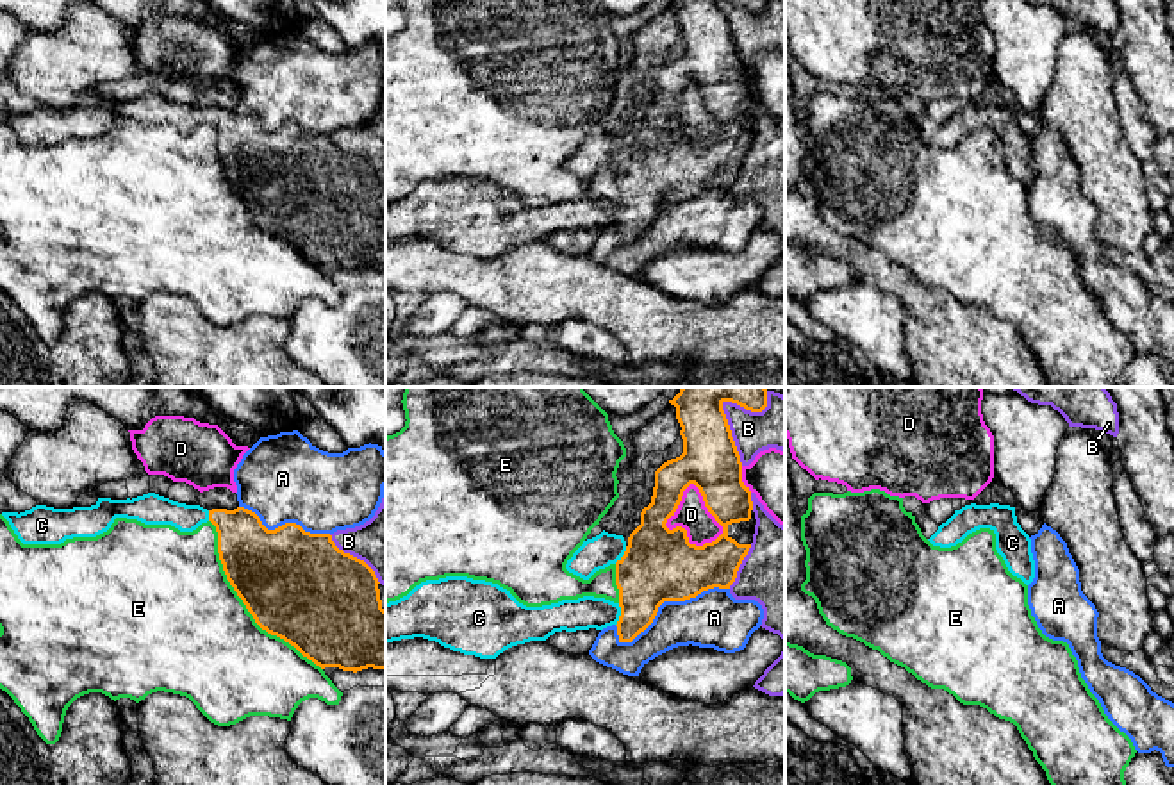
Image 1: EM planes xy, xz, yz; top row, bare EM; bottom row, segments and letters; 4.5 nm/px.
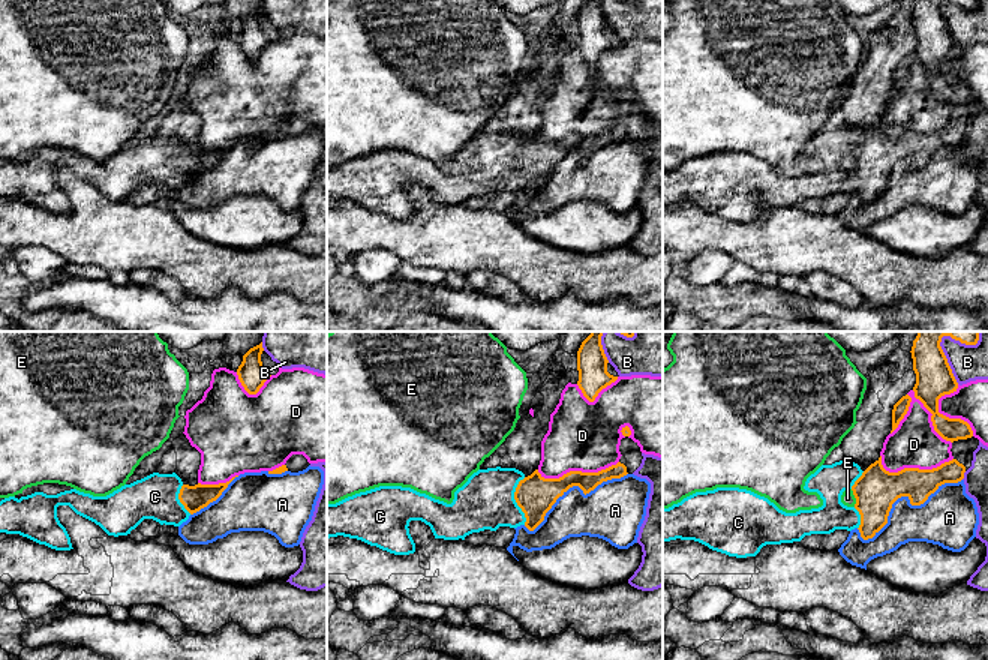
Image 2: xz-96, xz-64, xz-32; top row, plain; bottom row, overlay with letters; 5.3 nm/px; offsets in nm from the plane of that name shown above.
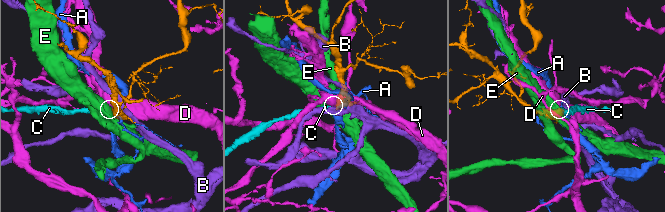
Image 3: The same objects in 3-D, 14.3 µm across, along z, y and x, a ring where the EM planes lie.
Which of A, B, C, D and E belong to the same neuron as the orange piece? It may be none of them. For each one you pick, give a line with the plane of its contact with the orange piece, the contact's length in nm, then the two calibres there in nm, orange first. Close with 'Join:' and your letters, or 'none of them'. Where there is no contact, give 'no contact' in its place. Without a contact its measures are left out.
C: contact in xz; length 110 nm; calibres 300 and 150 nm
Join: C

